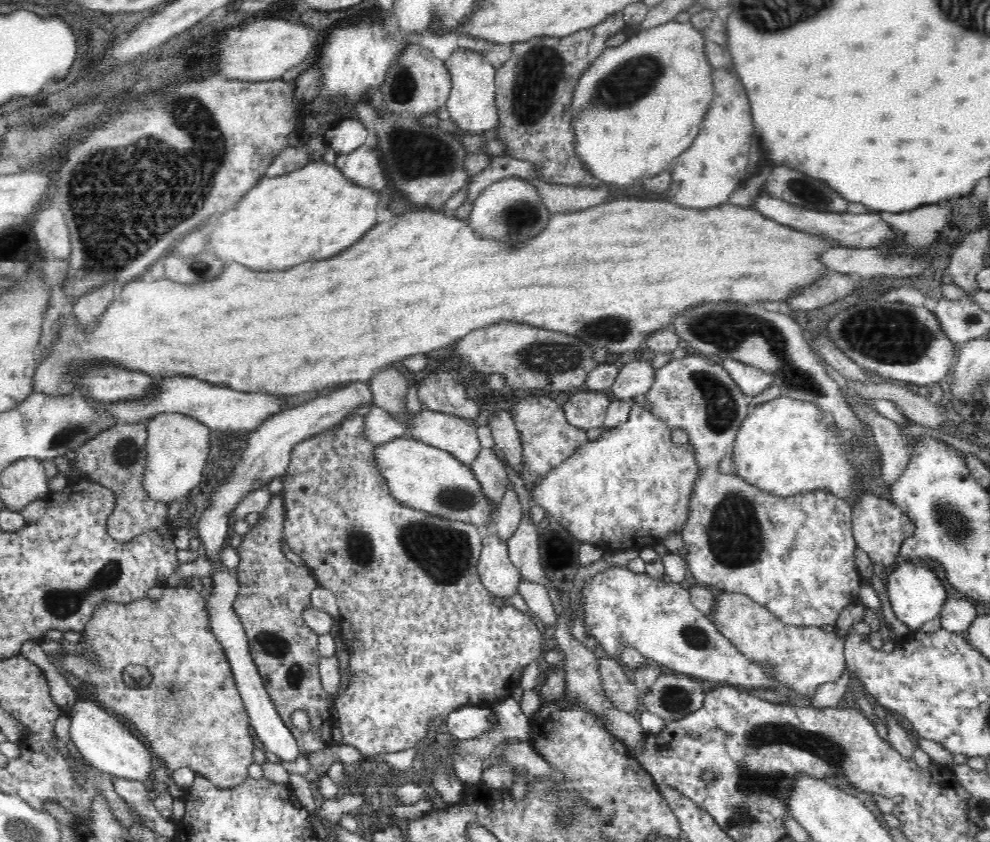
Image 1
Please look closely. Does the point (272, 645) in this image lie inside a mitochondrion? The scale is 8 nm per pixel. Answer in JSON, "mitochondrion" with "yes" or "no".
{"mitochondrion":"yes"}

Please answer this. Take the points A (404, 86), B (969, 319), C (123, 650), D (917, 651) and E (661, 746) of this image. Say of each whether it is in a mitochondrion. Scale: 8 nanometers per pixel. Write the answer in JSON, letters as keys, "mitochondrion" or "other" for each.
{"A":"mitochondrion","B":"mitochondrion","C":"other","D":"other","E":"other"}

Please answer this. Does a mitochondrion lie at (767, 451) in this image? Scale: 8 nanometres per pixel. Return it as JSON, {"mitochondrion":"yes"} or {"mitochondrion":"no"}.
{"mitochondrion":"no"}

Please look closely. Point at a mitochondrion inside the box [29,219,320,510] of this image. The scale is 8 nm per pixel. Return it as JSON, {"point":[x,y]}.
{"point":[126,451]}

